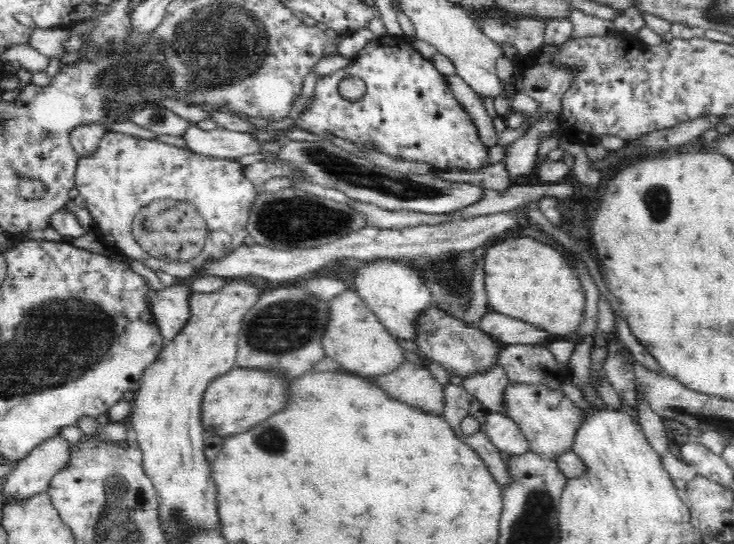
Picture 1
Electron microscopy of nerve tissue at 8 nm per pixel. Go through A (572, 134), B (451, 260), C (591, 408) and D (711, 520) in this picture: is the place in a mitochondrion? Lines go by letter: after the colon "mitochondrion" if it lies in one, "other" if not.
A: other
B: other
C: other
D: other

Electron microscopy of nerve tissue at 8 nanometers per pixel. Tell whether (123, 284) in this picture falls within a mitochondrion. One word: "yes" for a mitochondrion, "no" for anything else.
no

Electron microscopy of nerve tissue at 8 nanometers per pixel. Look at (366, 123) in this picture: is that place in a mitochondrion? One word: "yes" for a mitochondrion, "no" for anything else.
no

